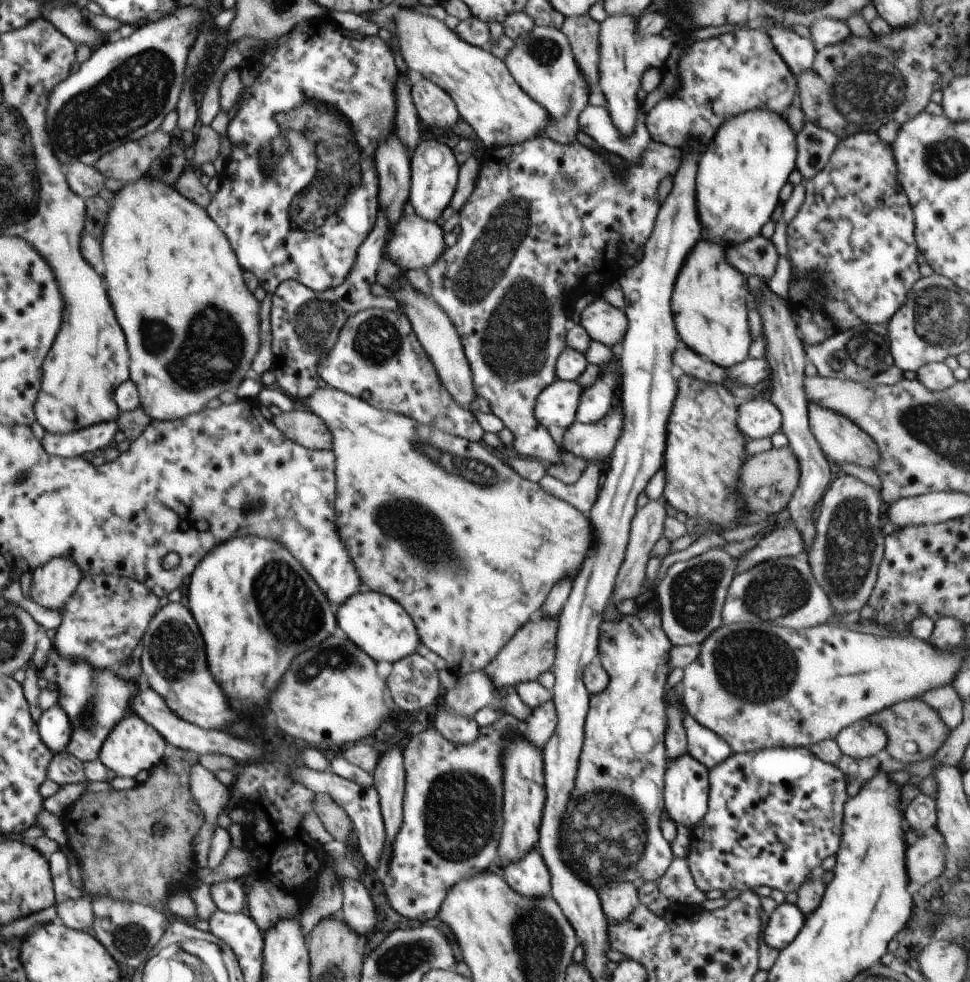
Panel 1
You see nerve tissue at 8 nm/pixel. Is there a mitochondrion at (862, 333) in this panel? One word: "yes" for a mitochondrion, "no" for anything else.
yes

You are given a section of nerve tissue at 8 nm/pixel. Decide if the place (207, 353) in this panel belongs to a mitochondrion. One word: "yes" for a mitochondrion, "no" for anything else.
yes

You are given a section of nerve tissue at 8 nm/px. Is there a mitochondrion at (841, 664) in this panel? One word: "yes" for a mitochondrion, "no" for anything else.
no

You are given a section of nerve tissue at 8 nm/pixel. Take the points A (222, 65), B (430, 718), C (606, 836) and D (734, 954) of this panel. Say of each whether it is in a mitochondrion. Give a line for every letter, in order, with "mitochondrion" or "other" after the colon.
A: other
B: other
C: mitochondrion
D: other

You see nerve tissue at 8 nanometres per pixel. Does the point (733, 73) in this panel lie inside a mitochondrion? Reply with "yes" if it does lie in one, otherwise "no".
no

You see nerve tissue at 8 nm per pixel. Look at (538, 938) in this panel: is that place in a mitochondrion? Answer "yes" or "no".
yes

